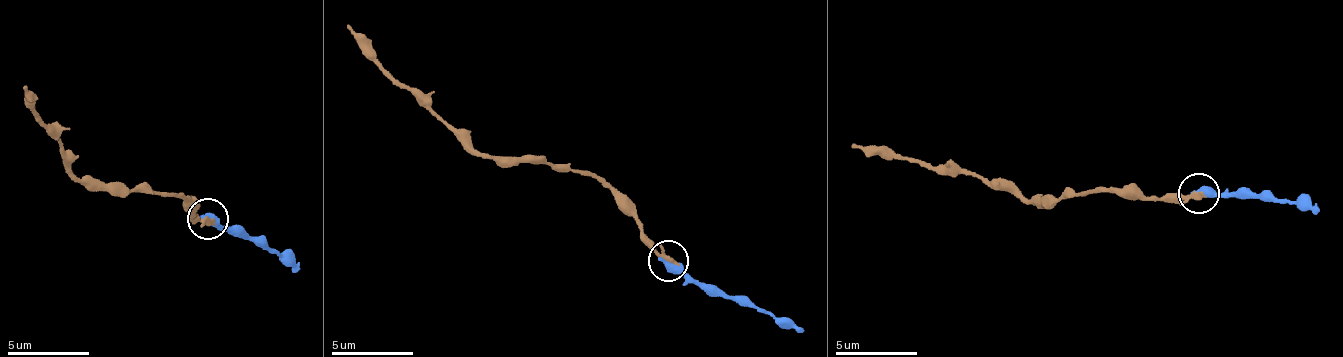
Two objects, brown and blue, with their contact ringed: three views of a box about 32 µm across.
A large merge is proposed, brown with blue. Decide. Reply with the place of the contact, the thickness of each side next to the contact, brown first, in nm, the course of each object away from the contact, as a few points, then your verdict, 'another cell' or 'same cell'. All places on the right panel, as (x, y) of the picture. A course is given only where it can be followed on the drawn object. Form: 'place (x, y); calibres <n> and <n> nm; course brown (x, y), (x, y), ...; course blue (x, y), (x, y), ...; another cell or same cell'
place (1198, 193); calibres 220 and 600 nm; course brown (1199, 192), (1126, 199), (1091, 193), (1034, 204), (977, 176), (939, 174), (851, 144); course blue (1199, 192), (1241, 190), (1258, 197), (1267, 194), (1320, 209); same cell

